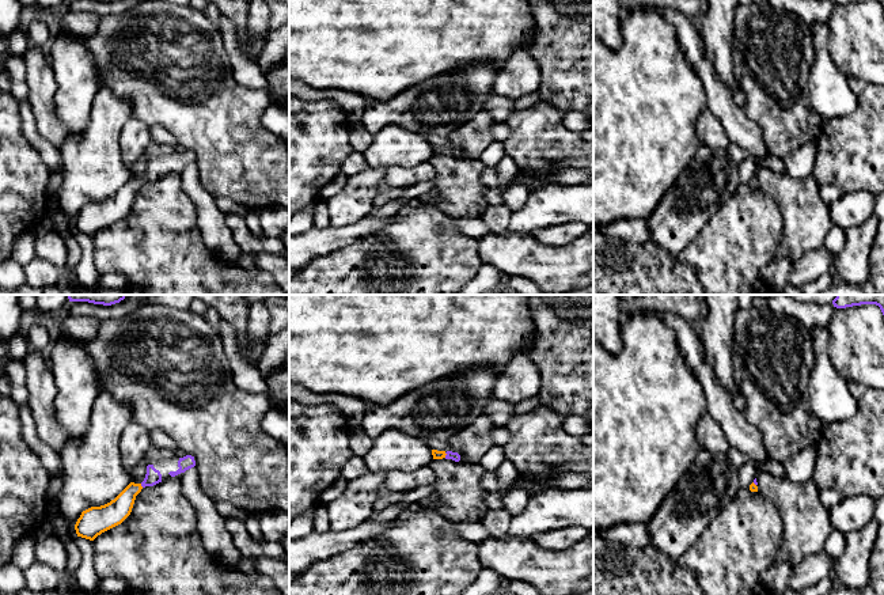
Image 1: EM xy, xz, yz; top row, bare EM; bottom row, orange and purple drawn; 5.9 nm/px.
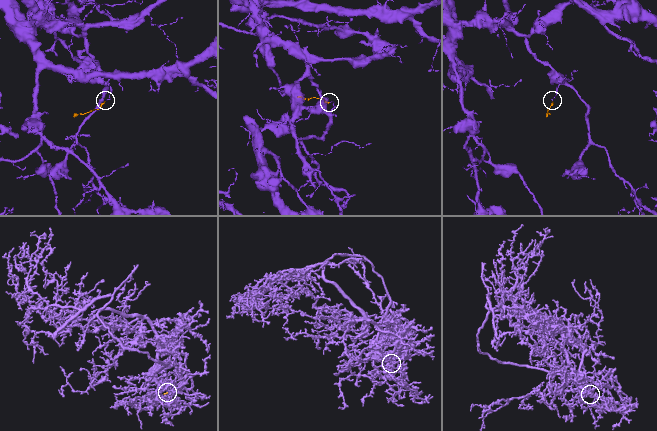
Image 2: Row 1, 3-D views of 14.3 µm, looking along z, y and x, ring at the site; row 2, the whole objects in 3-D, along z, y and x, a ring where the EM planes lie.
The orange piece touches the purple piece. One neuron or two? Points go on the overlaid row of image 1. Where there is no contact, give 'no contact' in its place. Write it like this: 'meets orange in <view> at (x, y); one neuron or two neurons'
meets orange in xz at (446, 454); one neuron

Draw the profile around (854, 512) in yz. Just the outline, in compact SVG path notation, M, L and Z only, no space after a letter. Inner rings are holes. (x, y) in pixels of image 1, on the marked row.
M854 494L842 499L828 509L832 528L846 535L850 531L865 527L874 519L874 501L866 494Z

